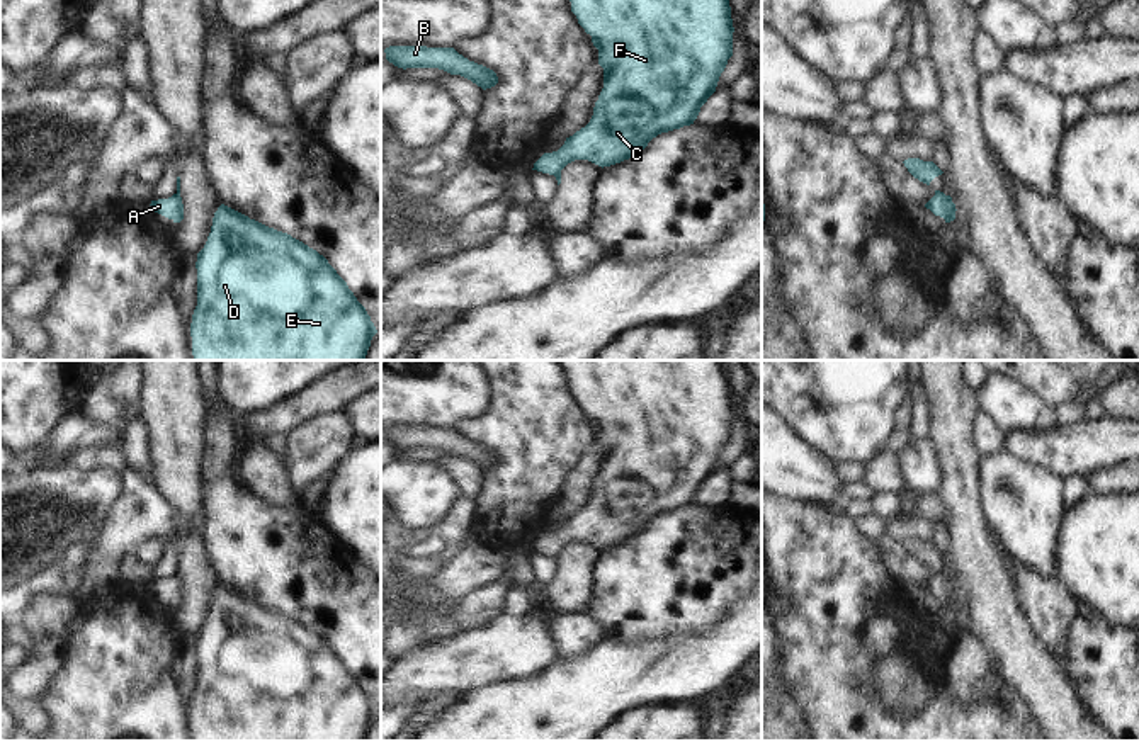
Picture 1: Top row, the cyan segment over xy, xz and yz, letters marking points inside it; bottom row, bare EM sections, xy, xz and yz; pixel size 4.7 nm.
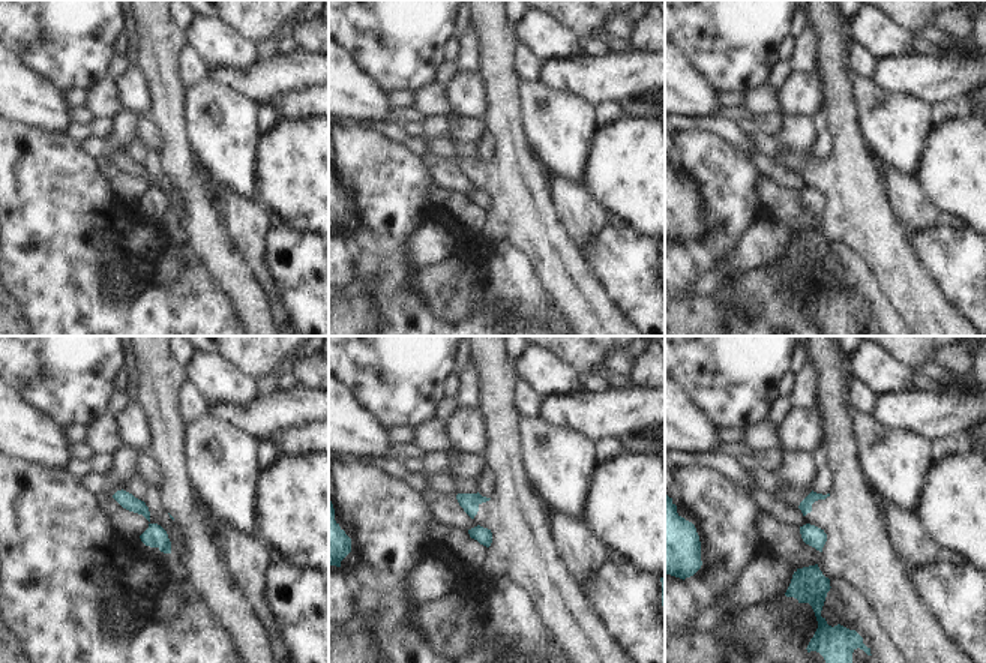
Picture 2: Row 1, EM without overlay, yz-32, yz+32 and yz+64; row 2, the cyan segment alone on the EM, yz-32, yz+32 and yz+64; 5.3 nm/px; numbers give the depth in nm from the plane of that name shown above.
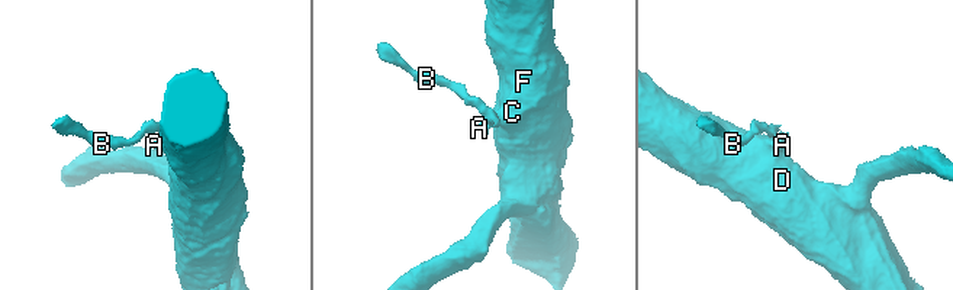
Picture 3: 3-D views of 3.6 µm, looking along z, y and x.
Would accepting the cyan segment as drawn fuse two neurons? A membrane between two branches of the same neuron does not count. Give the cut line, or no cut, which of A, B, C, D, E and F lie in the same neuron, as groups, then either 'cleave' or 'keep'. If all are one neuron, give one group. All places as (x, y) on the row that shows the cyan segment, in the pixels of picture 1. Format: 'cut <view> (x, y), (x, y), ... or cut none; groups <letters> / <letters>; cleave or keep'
cut yz (954, 204), (944, 218); groups A C D E F / B; cleave

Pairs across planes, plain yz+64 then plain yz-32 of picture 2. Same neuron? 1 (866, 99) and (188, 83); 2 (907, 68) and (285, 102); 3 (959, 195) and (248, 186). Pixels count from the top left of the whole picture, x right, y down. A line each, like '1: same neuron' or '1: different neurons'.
1: different neurons
2: different neurons
3: different neurons

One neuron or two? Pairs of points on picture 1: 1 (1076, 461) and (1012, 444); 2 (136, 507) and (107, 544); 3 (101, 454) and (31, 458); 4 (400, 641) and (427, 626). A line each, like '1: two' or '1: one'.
1: one
2: one
3: one
4: one

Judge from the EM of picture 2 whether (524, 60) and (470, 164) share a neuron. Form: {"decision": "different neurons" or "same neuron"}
{"decision": "different neurons"}

